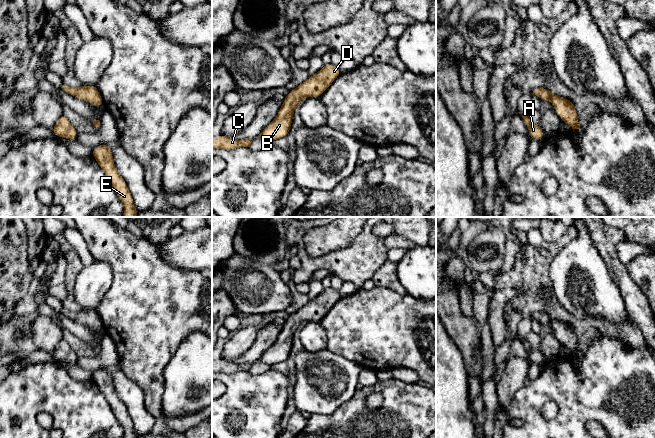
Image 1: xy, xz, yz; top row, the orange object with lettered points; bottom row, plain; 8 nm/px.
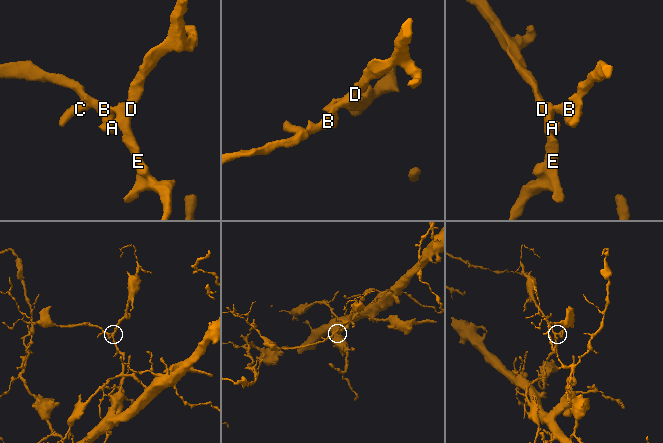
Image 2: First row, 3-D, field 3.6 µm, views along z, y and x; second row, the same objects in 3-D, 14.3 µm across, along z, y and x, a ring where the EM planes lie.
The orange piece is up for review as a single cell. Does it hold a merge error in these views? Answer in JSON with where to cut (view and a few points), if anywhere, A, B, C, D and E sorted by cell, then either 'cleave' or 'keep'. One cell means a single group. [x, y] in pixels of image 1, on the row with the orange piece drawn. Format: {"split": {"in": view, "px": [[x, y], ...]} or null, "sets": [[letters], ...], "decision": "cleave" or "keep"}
{"split": null, "sets": [["A", "B", "C", "D", "E"]], "decision": "keep"}

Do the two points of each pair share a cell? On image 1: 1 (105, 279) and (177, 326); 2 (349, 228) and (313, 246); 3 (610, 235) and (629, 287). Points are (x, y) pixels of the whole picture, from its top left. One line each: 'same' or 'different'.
1: different
2: same
3: same

